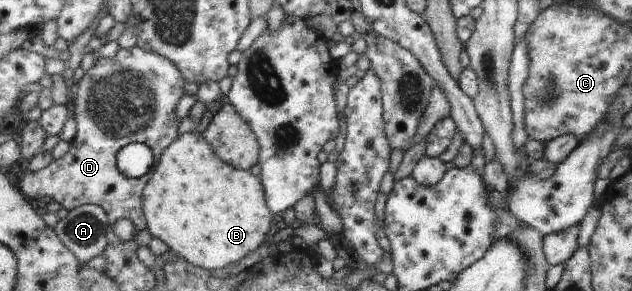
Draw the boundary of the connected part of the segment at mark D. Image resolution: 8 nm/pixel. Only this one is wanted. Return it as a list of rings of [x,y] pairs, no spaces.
[[[138,45],[121,49],[108,59],[99,58],[94,67],[83,75],[75,85],[70,85],[71,94],[69,106],[76,120],[76,135],[68,154],[61,159],[53,159],[44,169],[36,172],[26,172],[20,182],[20,188],[31,201],[50,196],[70,212],[82,205],[101,206],[110,219],[120,220],[122,216],[130,216],[129,220],[140,231],[140,222],[144,218],[143,194],[144,186],[150,182],[151,173],[143,177],[126,176],[119,168],[117,156],[120,150],[132,143],[144,143],[155,154],[157,163],[162,153],[177,138],[180,130],[180,119],[176,116],[178,100],[184,98],[186,79],[182,71],[169,59],[154,51],[144,50]]]

